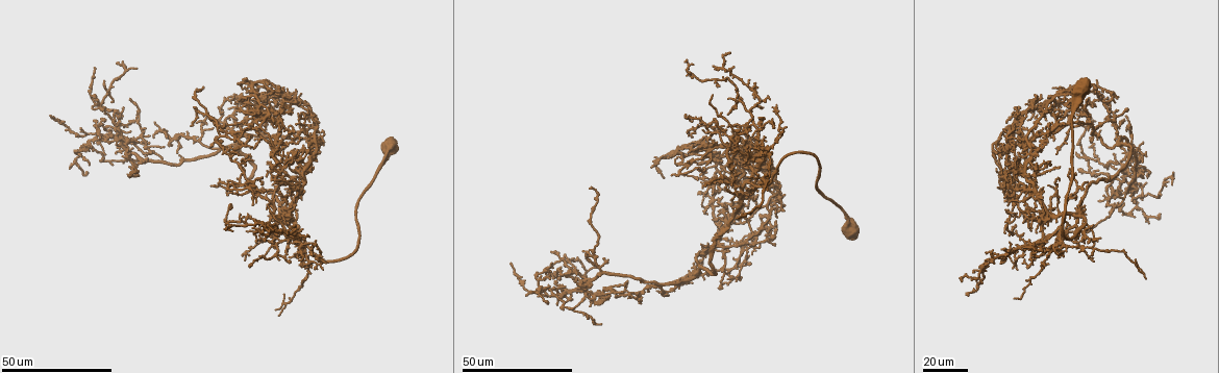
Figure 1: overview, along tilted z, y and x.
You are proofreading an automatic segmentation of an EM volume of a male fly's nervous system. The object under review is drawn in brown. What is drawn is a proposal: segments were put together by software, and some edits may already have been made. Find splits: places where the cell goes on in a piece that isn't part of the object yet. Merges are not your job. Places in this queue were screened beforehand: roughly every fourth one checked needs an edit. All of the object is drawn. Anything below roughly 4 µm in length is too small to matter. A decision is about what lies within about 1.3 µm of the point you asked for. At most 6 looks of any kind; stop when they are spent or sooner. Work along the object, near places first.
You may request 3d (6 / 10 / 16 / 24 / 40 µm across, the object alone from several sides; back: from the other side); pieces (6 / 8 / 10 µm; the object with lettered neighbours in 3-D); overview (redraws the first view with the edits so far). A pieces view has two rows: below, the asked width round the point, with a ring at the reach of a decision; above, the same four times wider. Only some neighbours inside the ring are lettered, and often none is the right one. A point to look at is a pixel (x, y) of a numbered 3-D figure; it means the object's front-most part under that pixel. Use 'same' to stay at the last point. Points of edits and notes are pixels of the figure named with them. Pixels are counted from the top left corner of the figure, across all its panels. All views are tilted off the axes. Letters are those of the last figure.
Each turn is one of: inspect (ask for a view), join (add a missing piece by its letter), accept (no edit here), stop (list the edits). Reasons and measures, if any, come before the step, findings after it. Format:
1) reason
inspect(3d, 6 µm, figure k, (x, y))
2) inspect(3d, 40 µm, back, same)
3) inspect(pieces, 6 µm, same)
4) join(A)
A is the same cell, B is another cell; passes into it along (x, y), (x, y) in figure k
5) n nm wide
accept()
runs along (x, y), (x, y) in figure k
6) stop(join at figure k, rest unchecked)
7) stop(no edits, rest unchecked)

an open end
inspect(3d, 24 µm, figure 1, (254, 228))

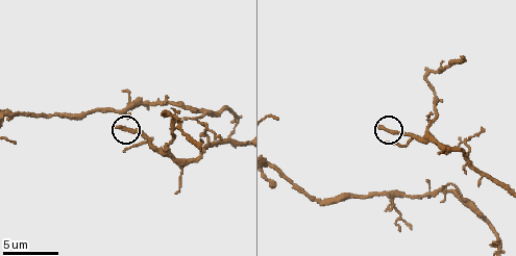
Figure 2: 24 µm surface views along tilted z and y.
zoom in
inspect(3d, 10 µm, figure 2, (117, 129))

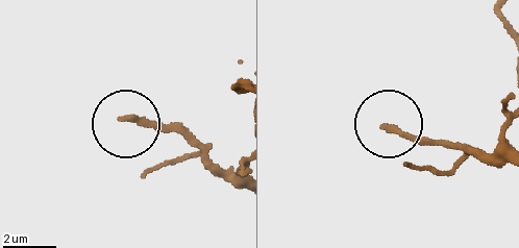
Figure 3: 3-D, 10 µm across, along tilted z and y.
see the neighbours
inspect(pieces, 6 µm, figure 3, (384, 126))

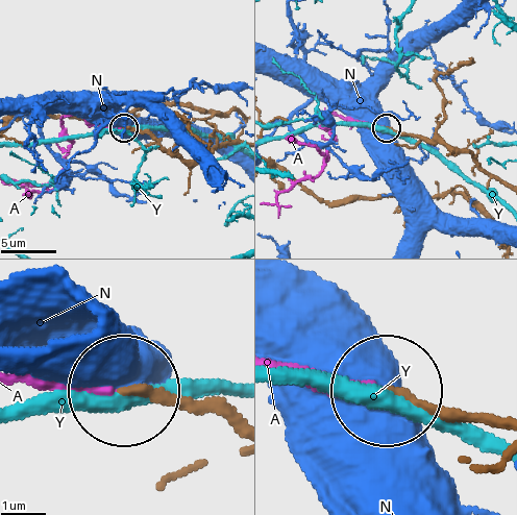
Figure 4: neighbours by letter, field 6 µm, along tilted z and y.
join(A)
A is the same cell, N and Y are other cells; passes into it along (235, 423), (204, 408), (14, 383) in figure 4; it goes on there

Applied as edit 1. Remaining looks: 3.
see it whole again
inspect(overview)

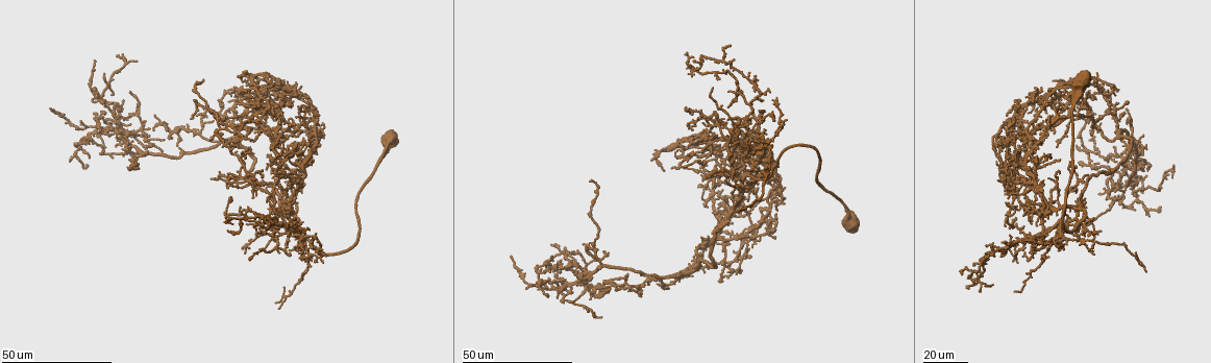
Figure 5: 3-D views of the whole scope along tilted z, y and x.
an open end
inspect(3d, 24 µm, figure 5, (714, 133))

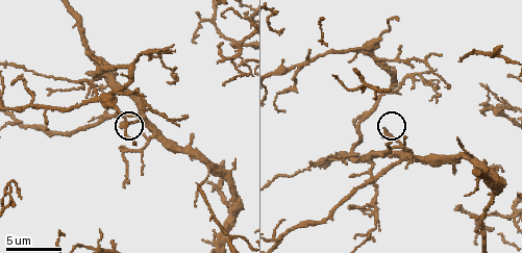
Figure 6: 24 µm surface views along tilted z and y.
inspect(pieces, 8 µm, figure 6, (385, 128))

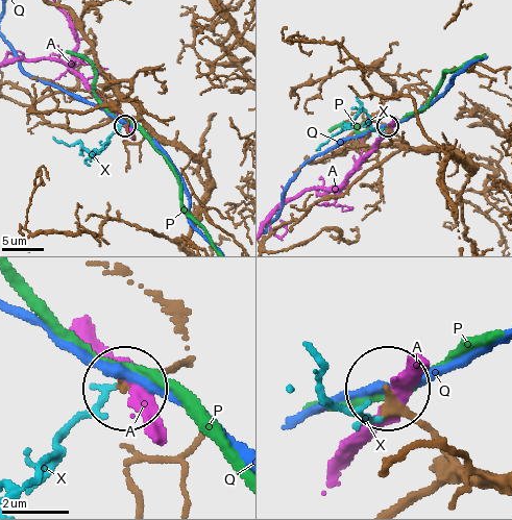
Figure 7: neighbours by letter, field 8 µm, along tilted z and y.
join(X)
X is the same cell, A, P and Q are other cells; passes into it along (409, 147), (395, 134), (376, 130), (362, 112), (316, 149) in figure 7; the cell continues

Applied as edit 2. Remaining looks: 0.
stop(join at figure 4, join at figure 7, rest unchecked)

